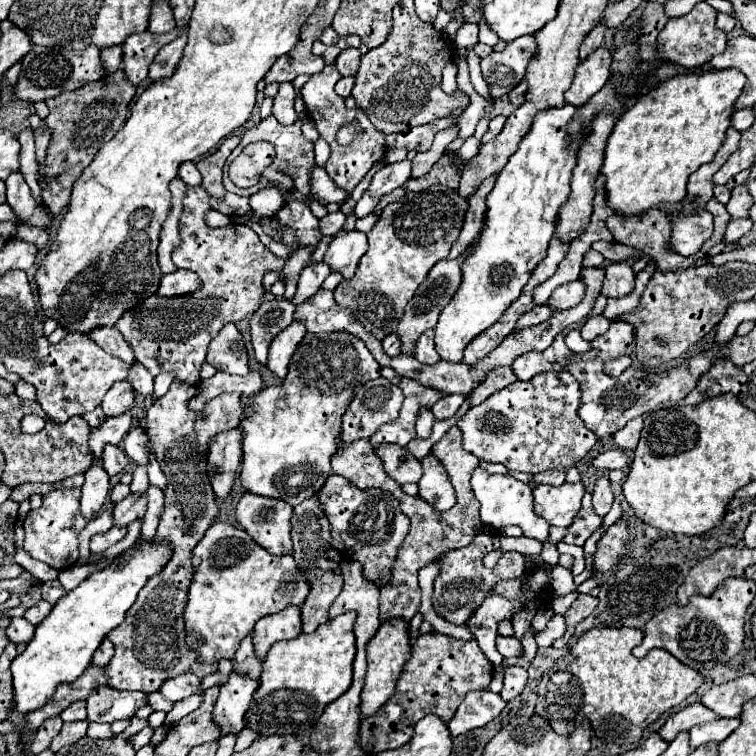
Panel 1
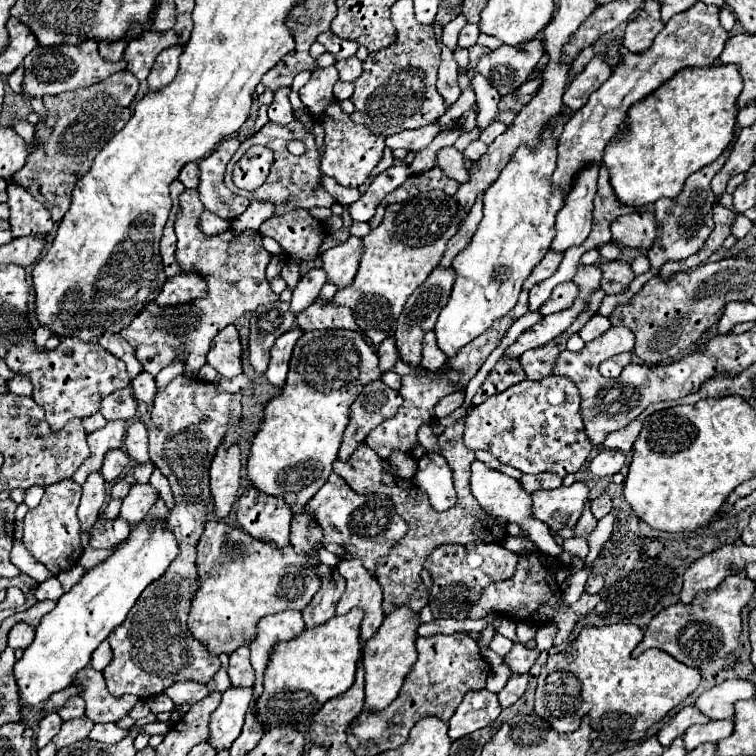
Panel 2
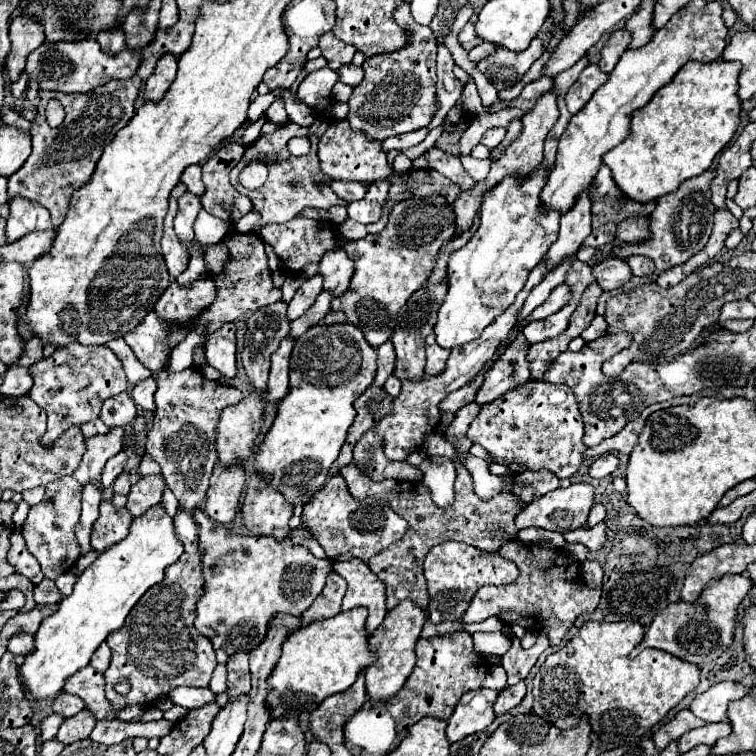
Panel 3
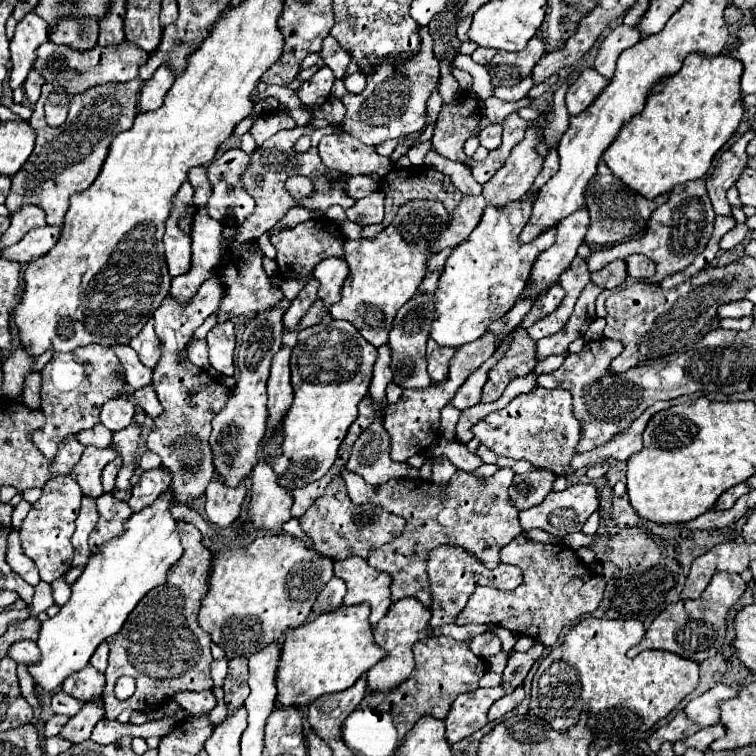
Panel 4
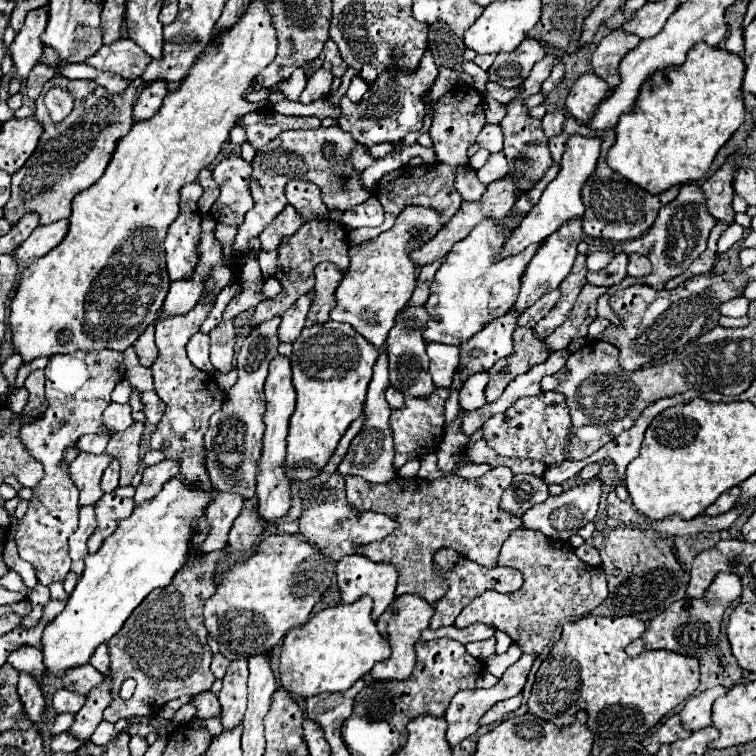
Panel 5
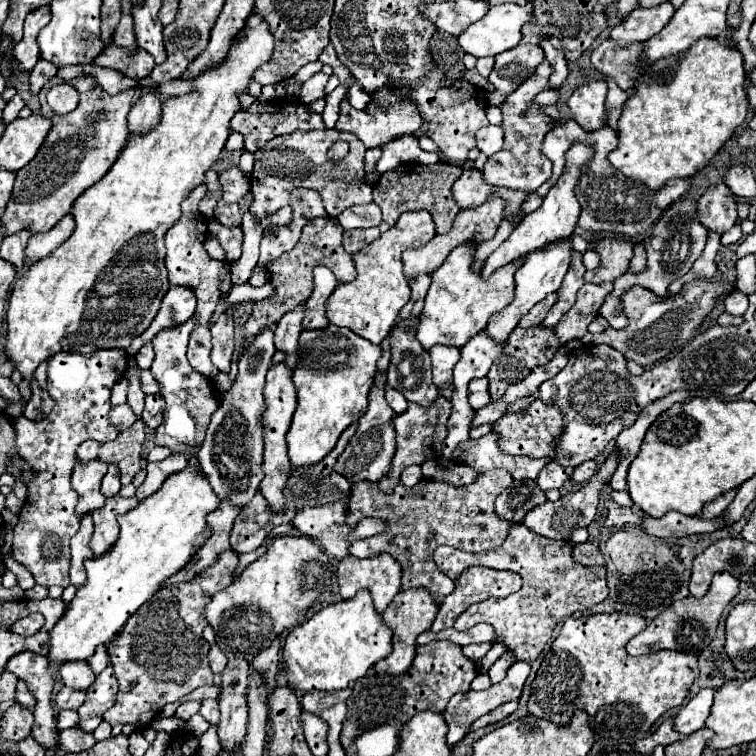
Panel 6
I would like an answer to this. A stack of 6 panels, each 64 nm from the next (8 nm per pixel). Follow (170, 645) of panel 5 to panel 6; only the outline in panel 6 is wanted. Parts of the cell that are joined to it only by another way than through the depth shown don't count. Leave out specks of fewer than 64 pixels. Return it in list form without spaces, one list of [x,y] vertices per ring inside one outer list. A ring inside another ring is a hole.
[[[232,550],[222,552],[216,558],[216,564],[212,568],[206,568],[196,576],[196,580],[188,580],[184,584],[176,584],[172,588],[160,588],[140,612],[134,612],[132,618],[128,618],[128,624],[120,630],[116,640],[108,646],[108,656],[110,664],[114,668],[114,676],[118,678],[118,694],[116,694],[116,704],[104,714],[104,720],[114,724],[136,724],[138,728],[148,726],[150,718],[156,718],[162,710],[164,704],[176,702],[182,696],[190,694],[192,690],[200,686],[210,686],[212,684],[212,670],[208,668],[208,650],[210,644],[204,640],[202,630],[206,628],[206,618],[204,618],[204,606],[214,598],[216,592],[224,590],[232,582],[232,574],[238,566],[238,554]]]

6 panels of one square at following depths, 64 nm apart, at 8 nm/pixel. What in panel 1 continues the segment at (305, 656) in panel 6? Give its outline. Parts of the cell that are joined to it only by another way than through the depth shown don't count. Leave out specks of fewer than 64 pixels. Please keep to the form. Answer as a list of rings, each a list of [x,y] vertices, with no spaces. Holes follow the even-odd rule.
[[[346,612],[342,616],[328,620],[324,626],[316,628],[312,634],[300,634],[294,640],[272,644],[272,648],[268,650],[268,656],[264,658],[260,686],[252,694],[252,704],[248,706],[248,712],[244,716],[246,728],[252,728],[260,736],[292,734],[292,736],[298,736],[300,740],[308,742],[310,730],[314,728],[316,720],[322,716],[324,708],[330,702],[334,702],[336,698],[340,698],[352,682],[352,662],[354,662],[354,654],[356,654],[354,634],[352,634],[354,618],[356,618],[356,612]]]

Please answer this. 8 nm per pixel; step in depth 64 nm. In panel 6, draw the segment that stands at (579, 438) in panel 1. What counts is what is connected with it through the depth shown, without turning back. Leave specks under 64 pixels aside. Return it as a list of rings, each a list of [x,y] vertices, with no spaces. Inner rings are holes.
[[[532,400],[528,408],[520,412],[508,412],[500,420],[492,424],[492,432],[498,436],[498,444],[502,452],[512,456],[532,456],[532,458],[550,458],[554,460],[556,454],[556,440],[560,440],[564,432],[564,414],[556,404],[546,404],[542,400]]]

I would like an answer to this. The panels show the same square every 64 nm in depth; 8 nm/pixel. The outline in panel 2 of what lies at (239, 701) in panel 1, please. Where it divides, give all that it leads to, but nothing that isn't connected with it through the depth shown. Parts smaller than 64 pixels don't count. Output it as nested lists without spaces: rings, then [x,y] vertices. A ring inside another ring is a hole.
[[[228,688],[222,694],[220,706],[212,712],[210,720],[210,744],[216,750],[230,748],[240,736],[244,726],[244,714],[252,700],[252,688]]]

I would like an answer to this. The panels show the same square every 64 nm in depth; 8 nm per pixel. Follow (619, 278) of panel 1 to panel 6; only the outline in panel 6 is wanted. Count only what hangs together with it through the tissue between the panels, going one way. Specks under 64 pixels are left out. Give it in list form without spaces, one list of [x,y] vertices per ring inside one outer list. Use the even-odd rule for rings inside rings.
[[[600,240],[596,246],[596,252],[602,258],[600,268],[588,270],[584,274],[586,282],[592,284],[604,284],[604,282],[614,282],[622,274],[628,272],[628,264],[632,258],[632,242],[628,240]]]

